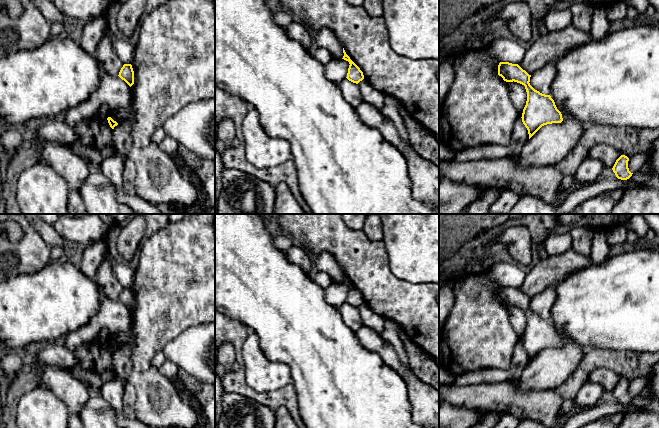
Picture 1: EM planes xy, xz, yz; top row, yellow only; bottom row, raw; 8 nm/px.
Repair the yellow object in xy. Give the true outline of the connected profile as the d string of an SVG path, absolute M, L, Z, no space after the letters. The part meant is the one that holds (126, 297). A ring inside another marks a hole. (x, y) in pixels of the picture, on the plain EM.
M124 288L118 300L130 311L134 308L134 295L131 288Z

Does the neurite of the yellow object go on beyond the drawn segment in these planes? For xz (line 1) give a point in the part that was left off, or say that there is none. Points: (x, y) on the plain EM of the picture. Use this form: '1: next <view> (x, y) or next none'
1: next none

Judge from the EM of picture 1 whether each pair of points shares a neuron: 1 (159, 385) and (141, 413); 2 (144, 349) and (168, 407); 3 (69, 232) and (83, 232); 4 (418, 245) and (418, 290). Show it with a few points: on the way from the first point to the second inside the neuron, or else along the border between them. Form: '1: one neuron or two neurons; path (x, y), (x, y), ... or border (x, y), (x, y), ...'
1: one neuron; path (156, 392), (156, 398), (148, 406)
2: two neurons; border (132, 352), (135, 369), (151, 366)
3: one neuron; path (72, 232), (80, 232)
4: two neurons; border (395, 276), (410, 282), (428, 283)

